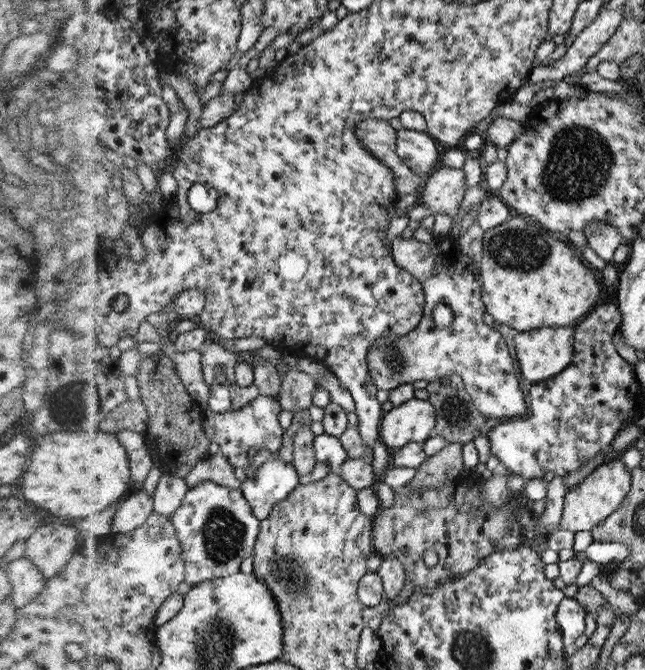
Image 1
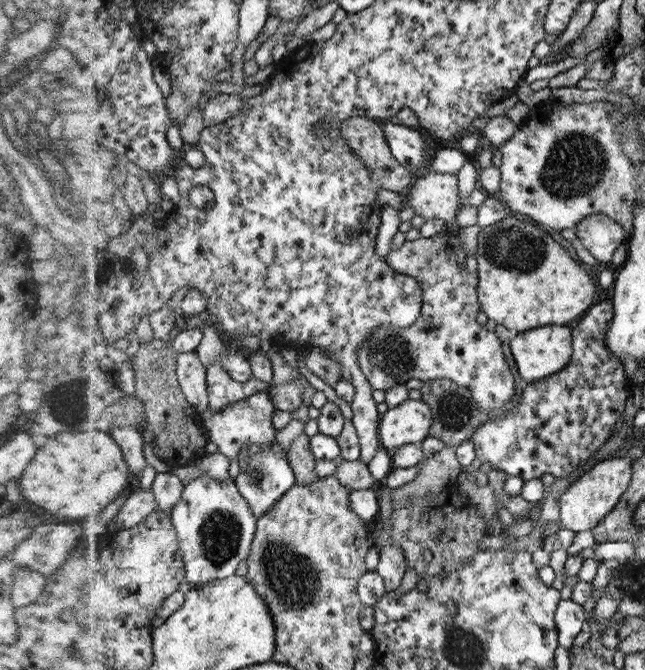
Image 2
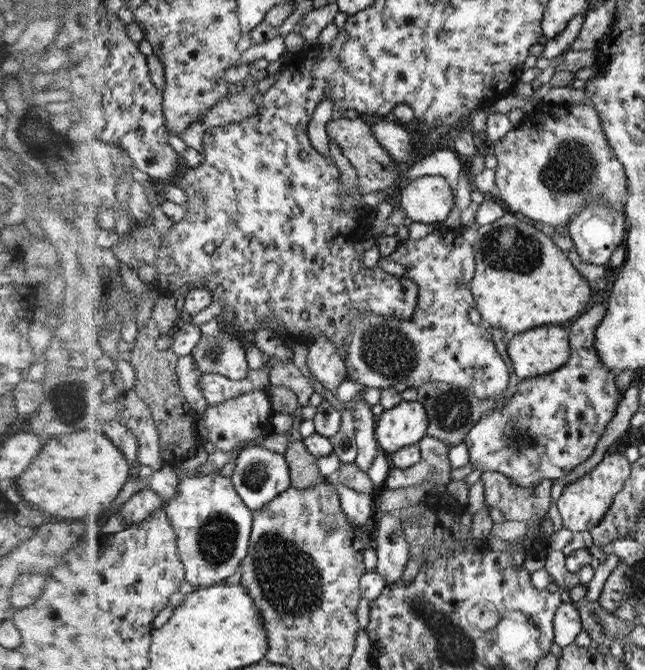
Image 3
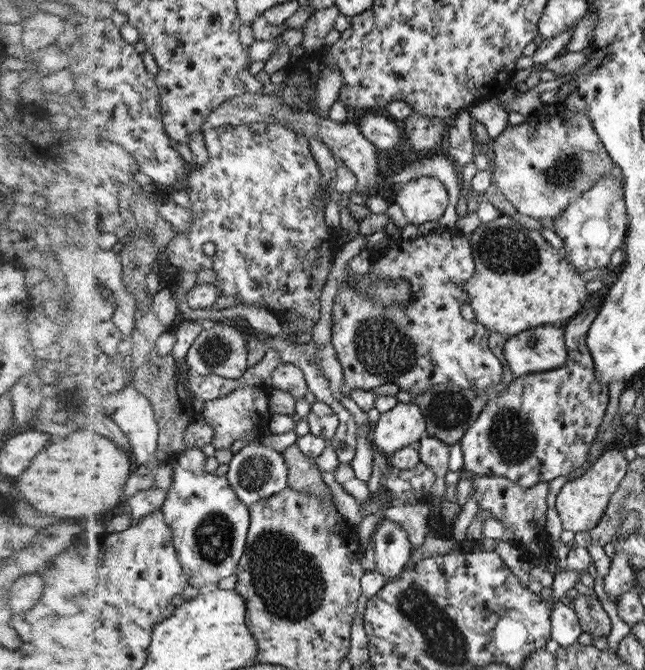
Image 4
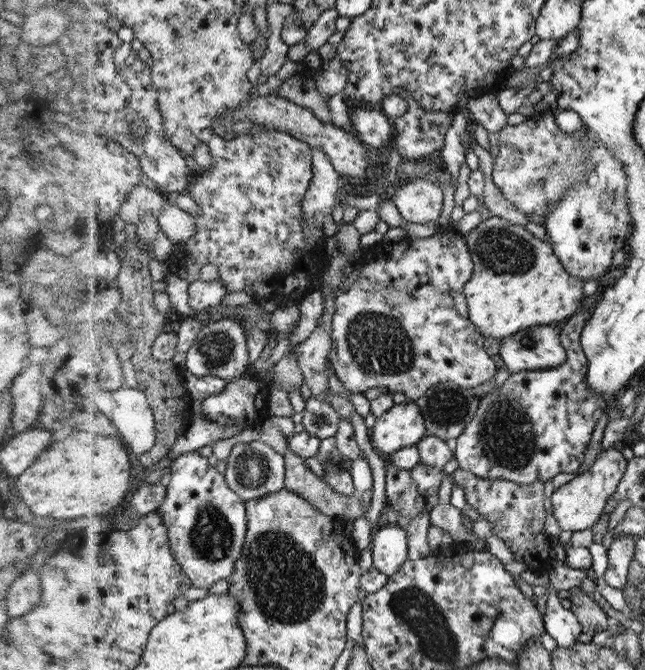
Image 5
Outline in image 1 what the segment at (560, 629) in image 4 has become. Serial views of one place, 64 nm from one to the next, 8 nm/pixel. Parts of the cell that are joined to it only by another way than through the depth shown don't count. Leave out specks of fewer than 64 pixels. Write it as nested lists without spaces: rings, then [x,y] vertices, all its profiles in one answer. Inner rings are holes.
[[[566,597],[558,607],[557,623],[561,627],[562,643],[568,652],[574,651],[574,642],[586,628],[586,609],[575,598]]]

